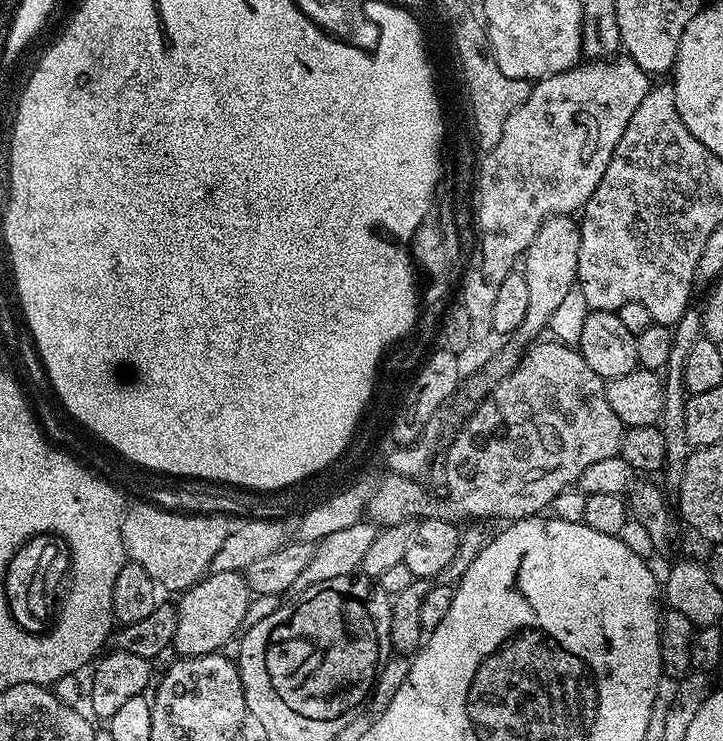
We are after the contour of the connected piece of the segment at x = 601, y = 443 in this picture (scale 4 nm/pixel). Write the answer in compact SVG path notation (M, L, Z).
M551 338L545 340L545 344L533 343L511 371L499 377L492 393L473 410L444 456L444 488L448 491L451 515L457 521L511 522L539 516L551 509L558 494L569 491L579 481L586 466L620 455L626 426L606 402L606 381L586 366L575 347Z

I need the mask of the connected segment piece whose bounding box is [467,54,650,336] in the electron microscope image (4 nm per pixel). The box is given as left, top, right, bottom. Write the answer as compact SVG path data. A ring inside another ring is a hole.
M620 54L615 58L606 60L589 59L587 62L577 63L575 68L568 68L566 71L548 76L544 80L535 81L532 84L532 89L526 98L526 102L522 102L522 106L518 106L518 110L514 110L514 114L510 114L510 118L506 118L507 127L502 128L502 138L498 138L498 146L495 147L495 151L487 154L486 163L484 163L480 212L481 228L484 228L483 259L471 271L471 277L467 282L468 310L470 317L472 317L472 327L475 329L476 336L484 336L484 333L490 336L493 335L494 301L498 290L502 286L502 281L506 278L506 274L510 274L516 268L512 258L515 257L520 260L523 257L524 253L528 251L530 242L534 242L534 234L538 234L542 222L549 220L552 216L572 216L579 213L583 209L585 202L590 198L590 194L594 194L594 190L598 190L598 182L602 182L602 174L606 174L606 166L610 166L610 158L614 158L614 146L618 146L618 138L622 138L630 118L634 118L634 110L638 110L638 105L642 103L642 98L646 98L650 87L650 81L648 80L650 80L649 73L644 72L642 66L635 64L626 54Z

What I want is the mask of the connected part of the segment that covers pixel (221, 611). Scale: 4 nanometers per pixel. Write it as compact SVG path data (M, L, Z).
M212 572L207 578L197 580L178 600L175 651L178 650L180 656L201 656L221 651L235 637L253 599L244 572Z

